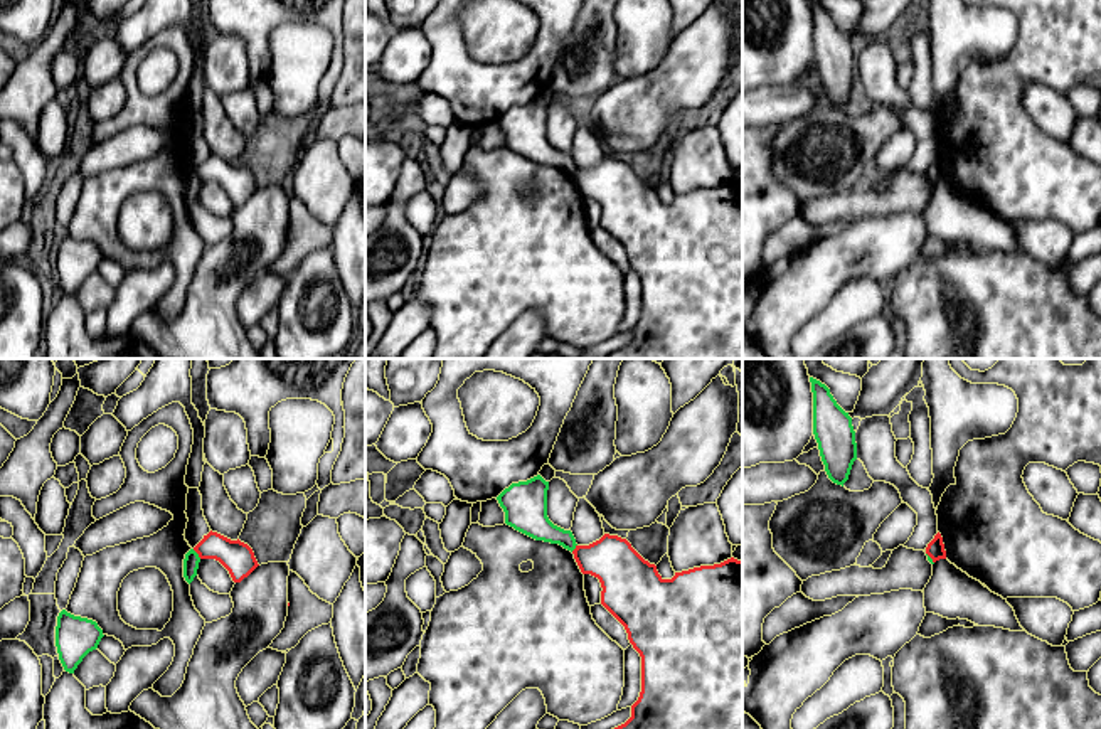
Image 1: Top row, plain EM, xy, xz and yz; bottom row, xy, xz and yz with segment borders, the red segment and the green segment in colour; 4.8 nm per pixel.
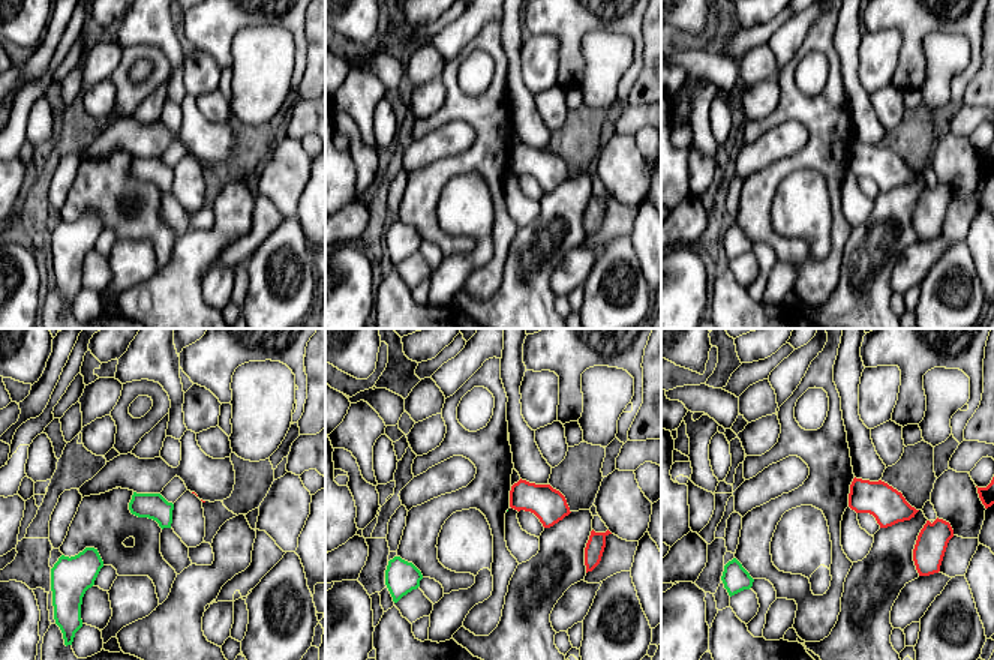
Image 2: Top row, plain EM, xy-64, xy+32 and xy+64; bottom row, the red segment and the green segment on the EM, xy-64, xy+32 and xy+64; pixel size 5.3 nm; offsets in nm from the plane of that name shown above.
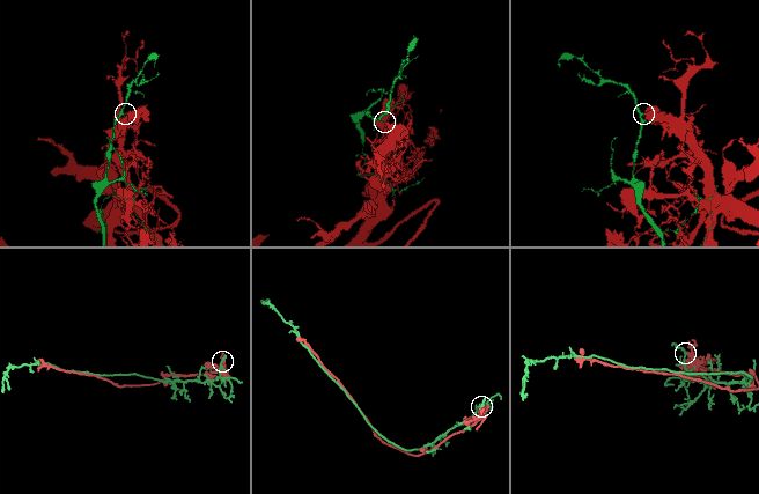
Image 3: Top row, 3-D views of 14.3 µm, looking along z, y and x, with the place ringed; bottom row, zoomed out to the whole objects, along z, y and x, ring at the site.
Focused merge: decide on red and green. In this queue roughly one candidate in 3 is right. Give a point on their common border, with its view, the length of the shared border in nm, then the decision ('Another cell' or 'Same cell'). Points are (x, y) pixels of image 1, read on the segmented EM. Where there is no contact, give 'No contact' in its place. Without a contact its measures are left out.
Touches red at xy (197, 553). Shared border 60 nm. Another cell

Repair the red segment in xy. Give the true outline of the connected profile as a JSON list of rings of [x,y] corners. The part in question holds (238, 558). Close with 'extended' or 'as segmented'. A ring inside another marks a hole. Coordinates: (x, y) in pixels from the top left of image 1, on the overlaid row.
[[[212,530],[204,535],[194,551],[200,559],[219,561],[229,571],[234,583],[241,583],[259,566],[247,544],[239,539],[231,540]]] | as segmented

